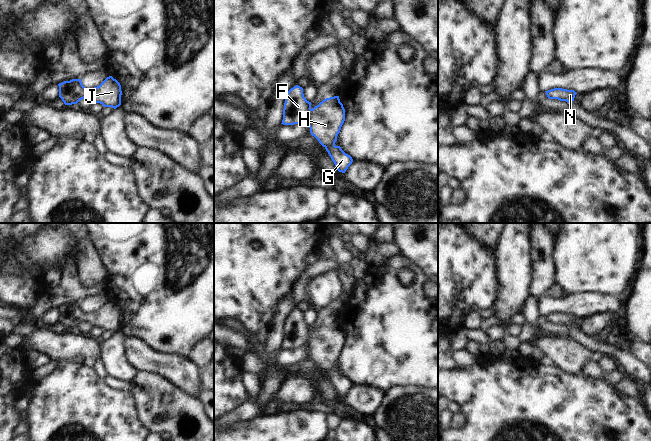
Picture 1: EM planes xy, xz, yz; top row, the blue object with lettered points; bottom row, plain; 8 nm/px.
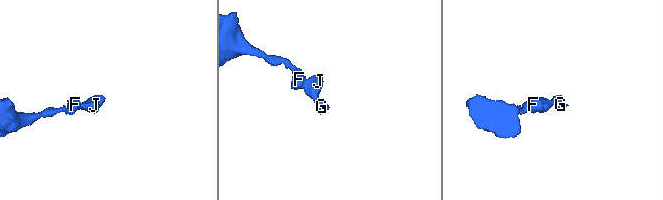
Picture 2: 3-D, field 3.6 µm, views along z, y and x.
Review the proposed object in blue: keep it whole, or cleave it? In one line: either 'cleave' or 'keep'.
keep

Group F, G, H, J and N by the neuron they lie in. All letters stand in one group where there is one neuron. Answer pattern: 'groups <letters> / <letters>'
groups F G H J N

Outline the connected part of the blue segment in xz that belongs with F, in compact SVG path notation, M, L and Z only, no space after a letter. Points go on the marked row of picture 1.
M296 85L285 97L281 124L306 123L310 133L326 149L339 172L345 173L353 159L340 146L336 146L337 136L345 121L345 109L339 96L324 99L313 109L311 102L303 94L303 88Z

